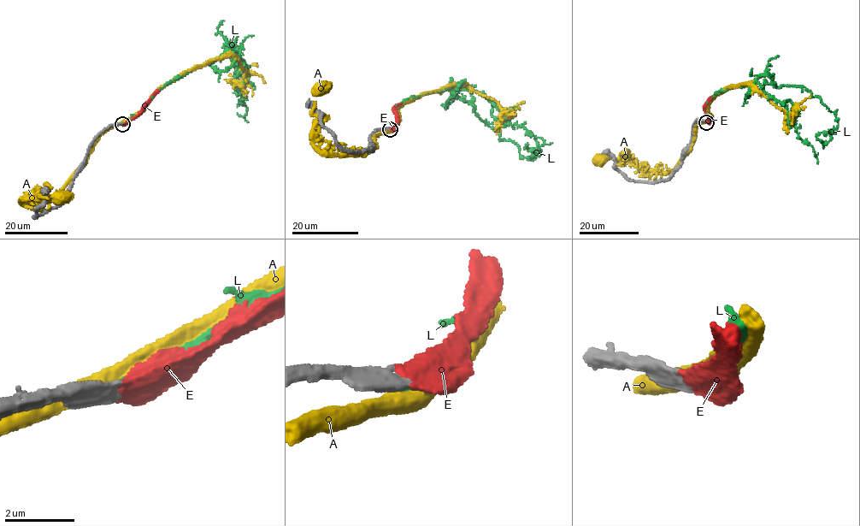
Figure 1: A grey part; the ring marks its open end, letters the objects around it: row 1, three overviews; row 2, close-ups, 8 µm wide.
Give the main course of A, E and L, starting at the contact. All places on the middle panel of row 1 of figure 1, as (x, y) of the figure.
A: (388, 130), (374, 136), (376, 145), (363, 156), (327, 156), (315, 144), (317, 117), (312, 109), (319, 90)
E: (390, 129), (394, 128), (396, 106), (398, 103)
L: (389, 130), (404, 100), (450, 88), (522, 156), (538, 156), (534, 139)

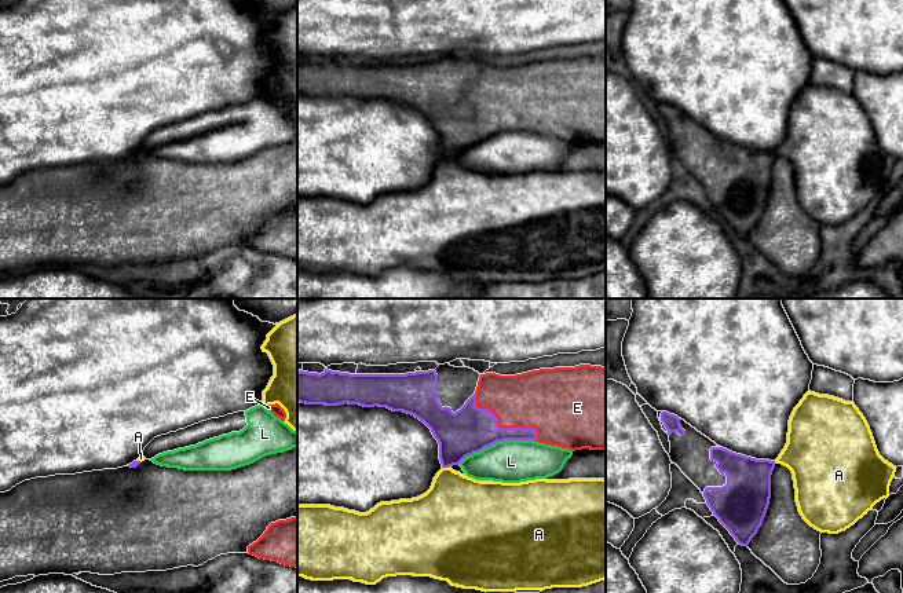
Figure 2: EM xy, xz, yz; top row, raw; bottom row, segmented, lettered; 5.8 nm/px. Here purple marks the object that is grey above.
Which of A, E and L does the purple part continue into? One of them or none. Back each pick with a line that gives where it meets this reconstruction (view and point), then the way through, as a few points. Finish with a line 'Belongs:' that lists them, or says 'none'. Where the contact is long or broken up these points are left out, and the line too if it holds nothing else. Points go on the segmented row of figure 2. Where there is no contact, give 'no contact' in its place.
E: meets purple in xz at (503, 428)
Belongs: E

